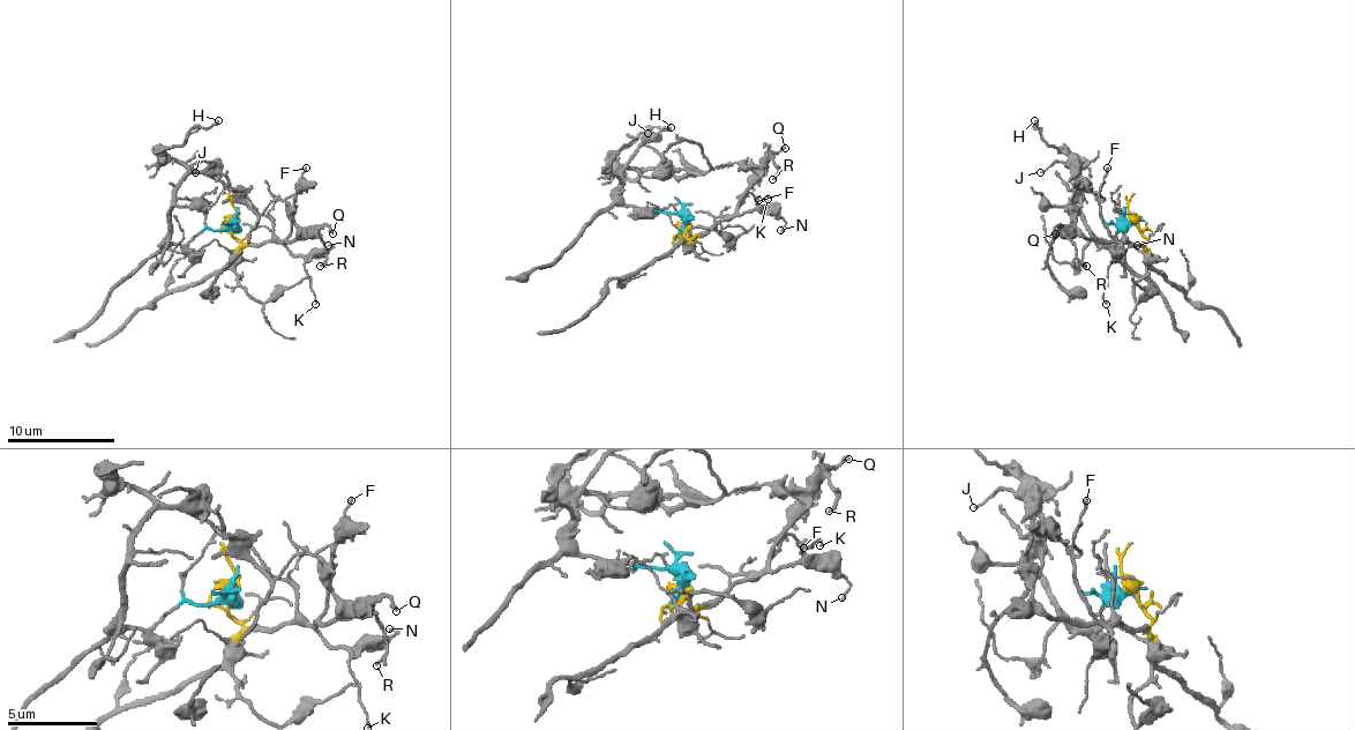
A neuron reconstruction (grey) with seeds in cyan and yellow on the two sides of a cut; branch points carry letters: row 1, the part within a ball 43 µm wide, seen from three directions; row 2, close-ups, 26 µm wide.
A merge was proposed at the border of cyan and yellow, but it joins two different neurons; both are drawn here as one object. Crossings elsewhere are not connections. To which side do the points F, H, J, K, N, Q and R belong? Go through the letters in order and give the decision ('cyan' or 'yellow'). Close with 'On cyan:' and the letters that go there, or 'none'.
F: yellow
H: cyan
J: cyan
K: yellow
N: yellow
Q: yellow
R: yellow
On cyan: H, J

